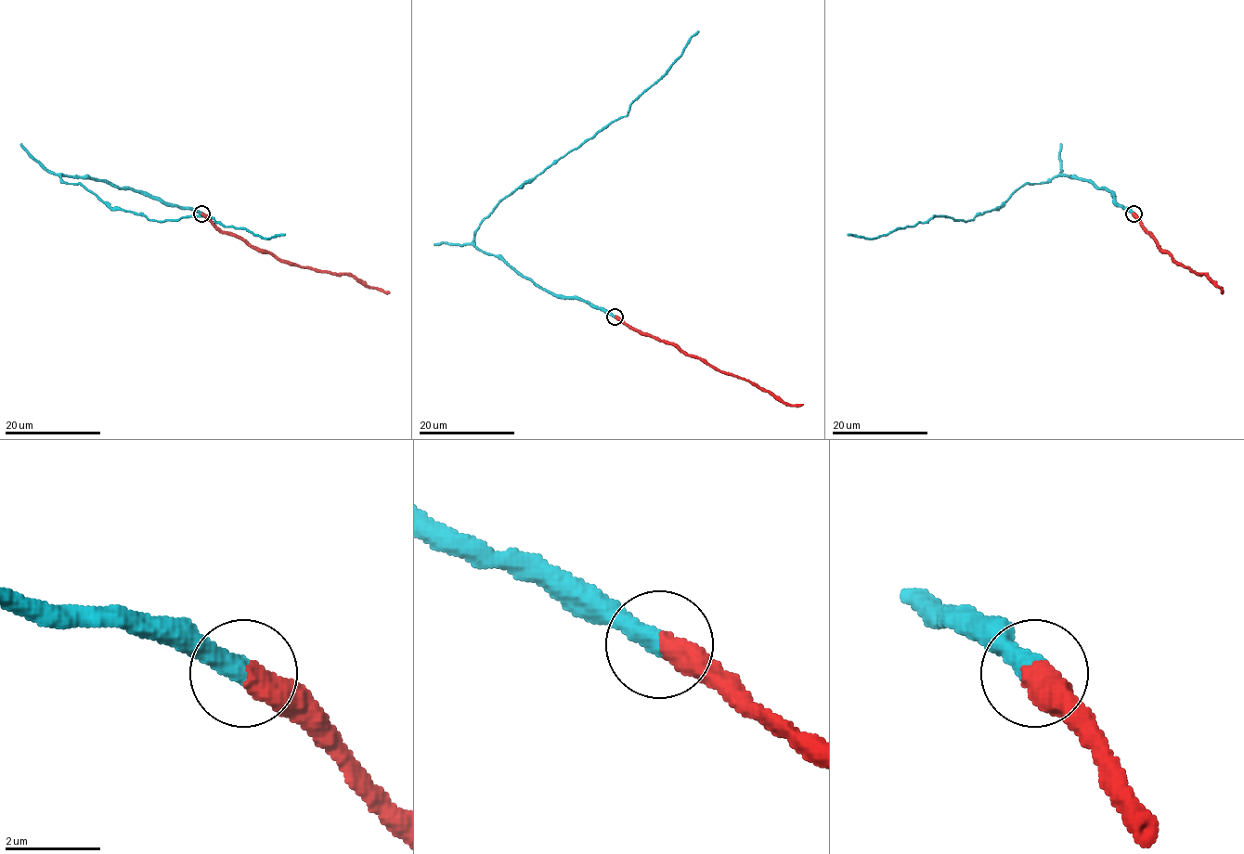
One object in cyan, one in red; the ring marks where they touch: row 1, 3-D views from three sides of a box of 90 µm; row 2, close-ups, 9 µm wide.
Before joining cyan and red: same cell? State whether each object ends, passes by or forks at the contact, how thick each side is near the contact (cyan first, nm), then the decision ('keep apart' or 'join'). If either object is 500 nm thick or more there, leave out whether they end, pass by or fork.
calibres 440 and 550 nm; keep apart

